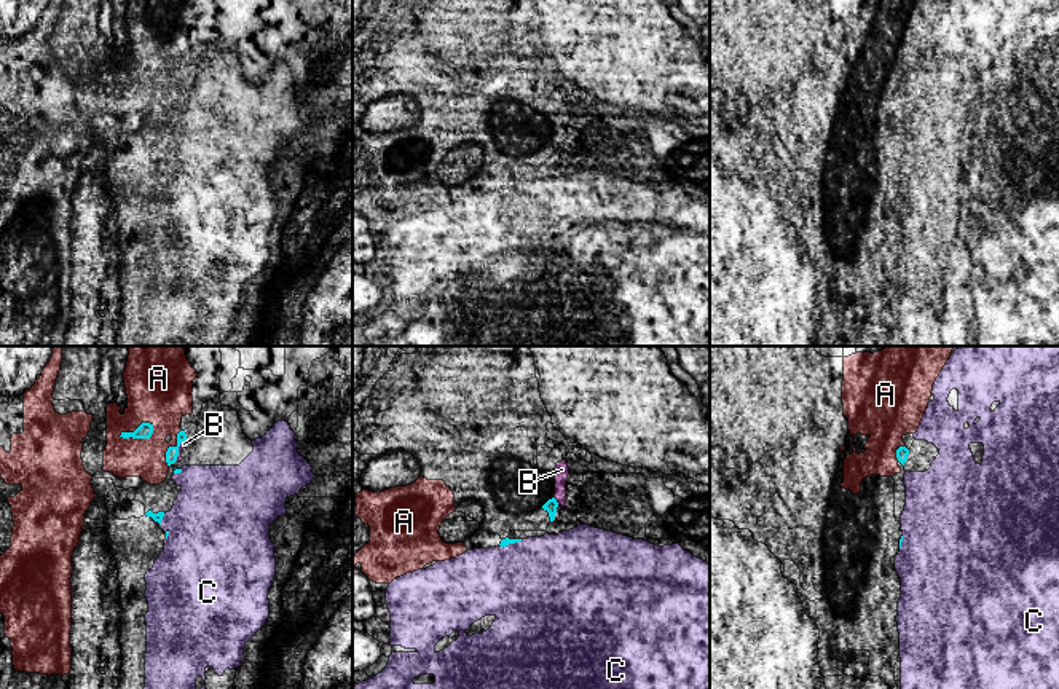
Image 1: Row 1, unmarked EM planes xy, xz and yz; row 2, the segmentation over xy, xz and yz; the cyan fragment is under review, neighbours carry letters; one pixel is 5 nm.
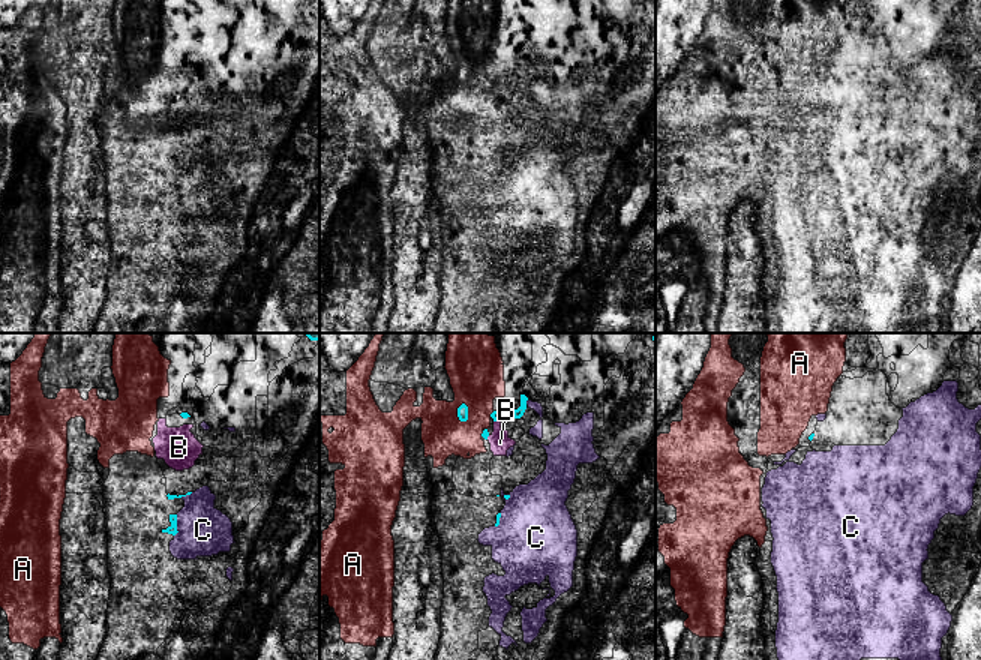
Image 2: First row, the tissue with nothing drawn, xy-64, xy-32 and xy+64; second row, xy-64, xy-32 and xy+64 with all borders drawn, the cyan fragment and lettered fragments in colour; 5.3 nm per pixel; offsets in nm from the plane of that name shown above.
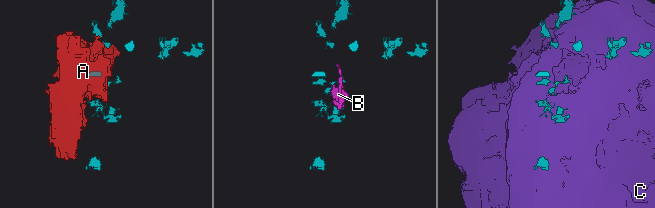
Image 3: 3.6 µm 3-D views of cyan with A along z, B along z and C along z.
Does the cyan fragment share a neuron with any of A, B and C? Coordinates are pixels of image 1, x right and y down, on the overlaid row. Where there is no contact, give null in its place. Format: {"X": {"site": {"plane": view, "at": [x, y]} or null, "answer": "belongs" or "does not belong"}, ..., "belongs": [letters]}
{"A": {"site": {"plane": "xy", "at": [137, 428]}, "answer": "does not belong"}, "B": {"site": {"plane": "xz", "at": [555, 501]}, "answer": "belongs"}, "C": {"site": {"plane": "xz", "at": [511, 543]}, "answer": "does not belong"}, "belongs": ["B"]}

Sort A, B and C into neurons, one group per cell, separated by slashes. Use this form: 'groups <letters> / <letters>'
groups A / B / C

